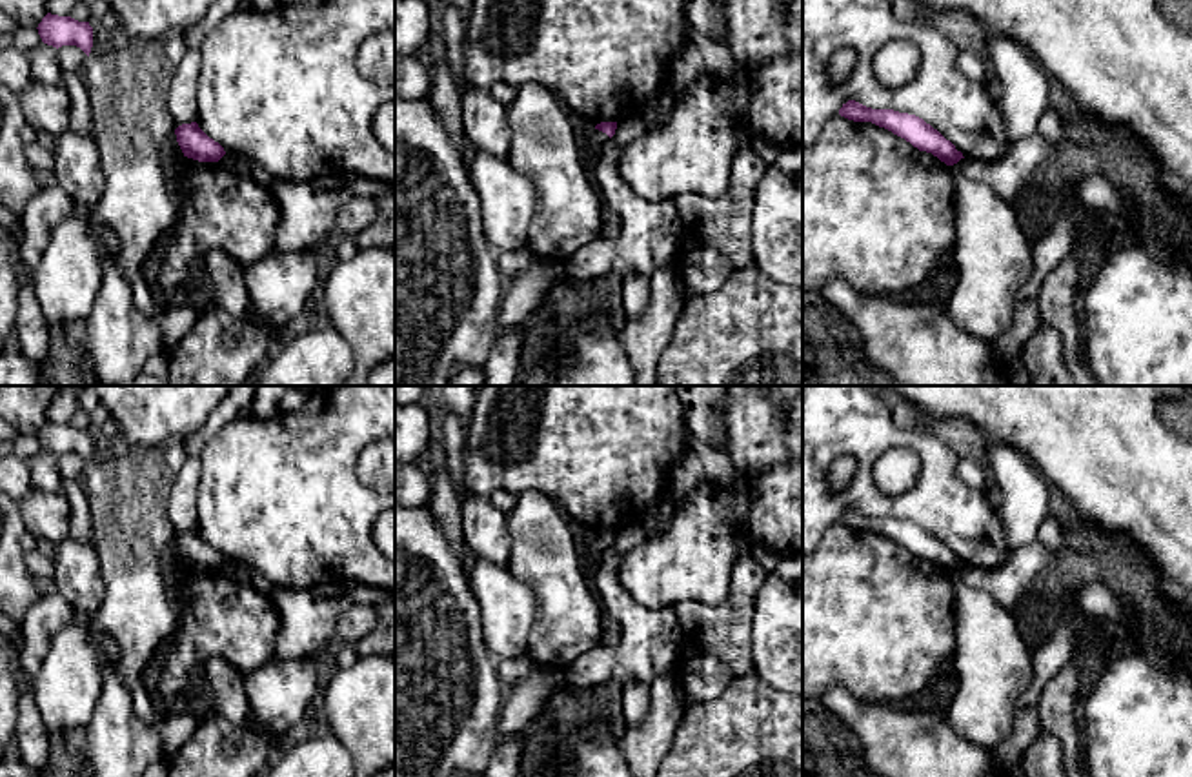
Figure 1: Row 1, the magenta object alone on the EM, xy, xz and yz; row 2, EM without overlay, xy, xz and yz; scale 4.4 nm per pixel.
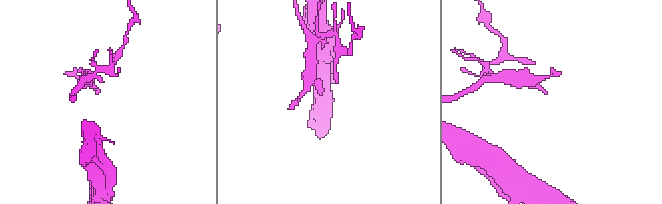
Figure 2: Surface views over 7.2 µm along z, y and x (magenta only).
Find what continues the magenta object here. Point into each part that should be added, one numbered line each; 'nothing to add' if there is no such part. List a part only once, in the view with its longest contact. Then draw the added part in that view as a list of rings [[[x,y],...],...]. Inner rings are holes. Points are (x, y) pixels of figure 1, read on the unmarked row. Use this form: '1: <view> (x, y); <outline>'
nothing to add

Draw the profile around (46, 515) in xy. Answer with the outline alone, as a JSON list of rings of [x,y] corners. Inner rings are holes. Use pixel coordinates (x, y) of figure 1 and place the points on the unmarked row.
[[[31,489],[20,502],[22,524],[49,550],[69,537],[71,506],[62,491]]]

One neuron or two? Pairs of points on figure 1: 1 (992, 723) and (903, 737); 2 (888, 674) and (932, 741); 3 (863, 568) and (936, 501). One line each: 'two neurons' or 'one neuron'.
1: two neurons
2: two neurons
3: two neurons

